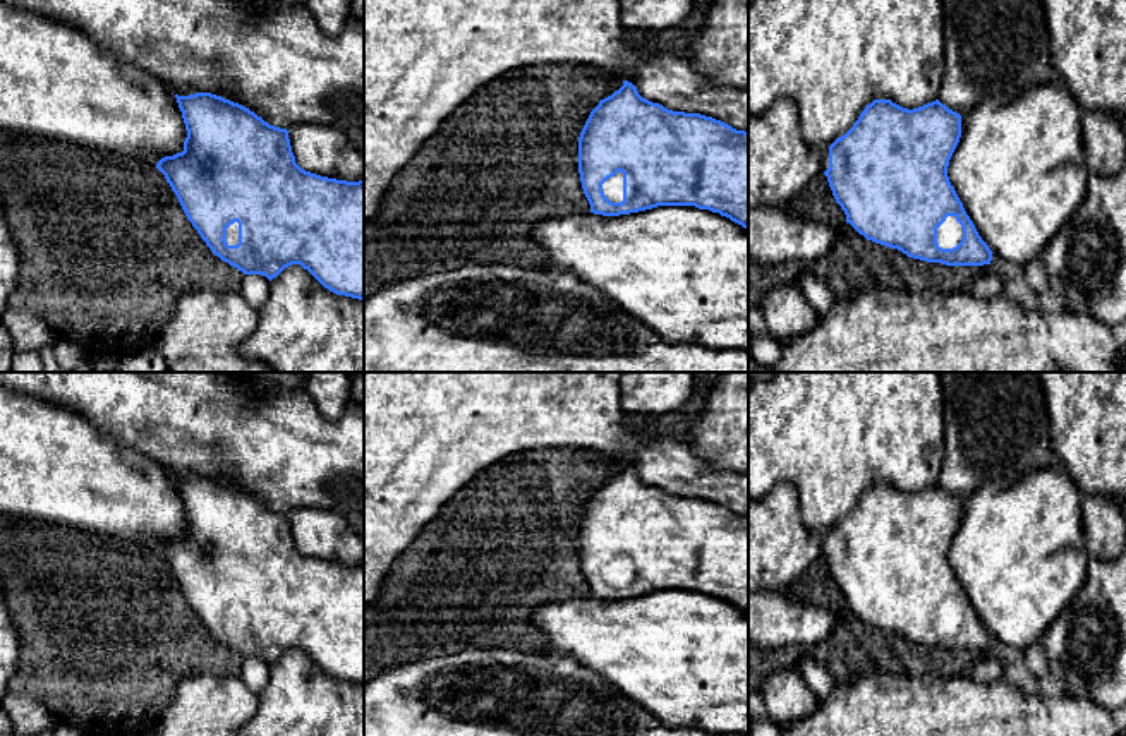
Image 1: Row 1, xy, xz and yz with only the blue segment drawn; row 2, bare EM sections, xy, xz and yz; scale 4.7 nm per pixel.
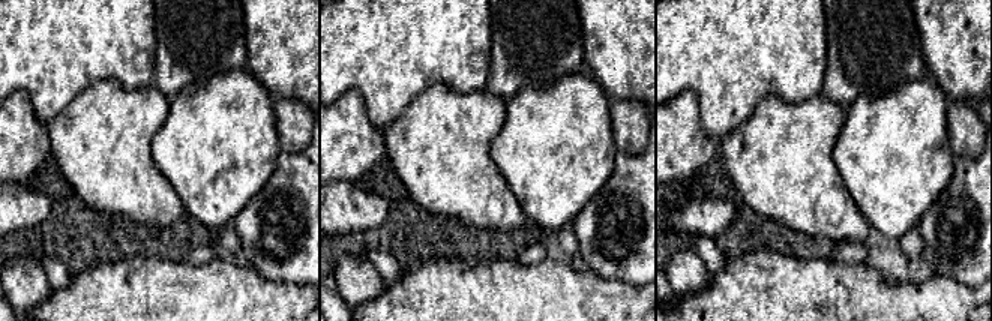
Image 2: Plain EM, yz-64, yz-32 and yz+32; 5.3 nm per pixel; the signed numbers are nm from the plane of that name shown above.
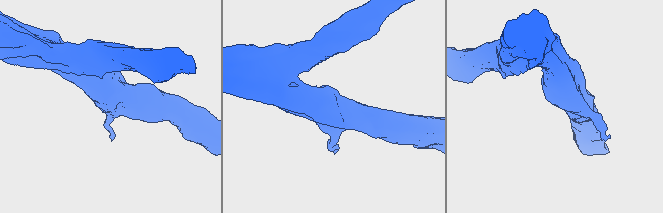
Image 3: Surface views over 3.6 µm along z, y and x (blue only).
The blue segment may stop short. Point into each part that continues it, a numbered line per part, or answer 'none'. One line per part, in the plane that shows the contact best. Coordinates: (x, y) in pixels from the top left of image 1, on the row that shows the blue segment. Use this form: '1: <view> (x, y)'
1: yz (950, 234)

